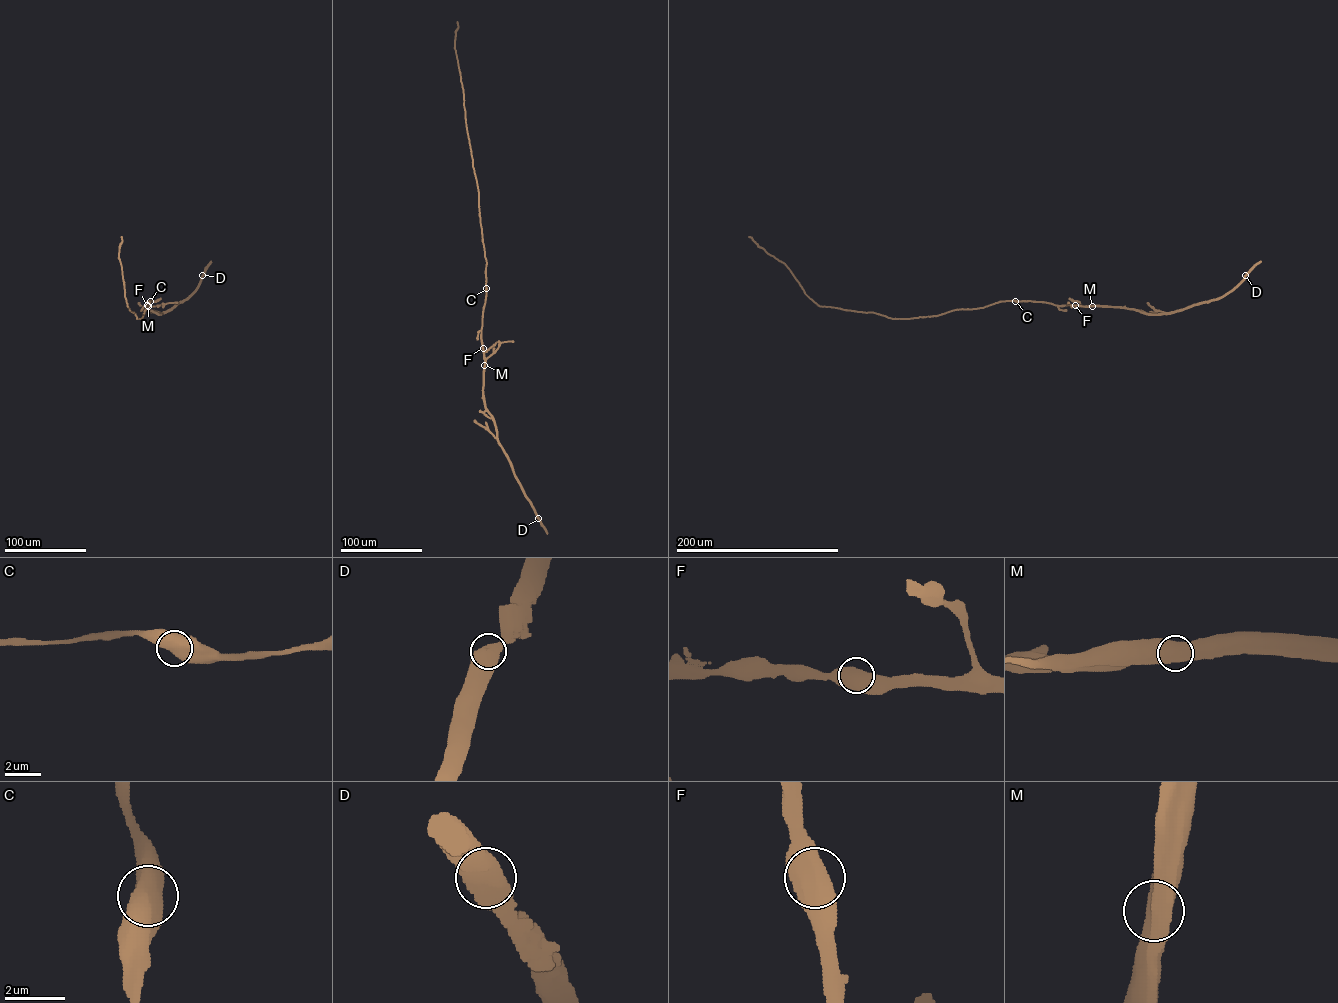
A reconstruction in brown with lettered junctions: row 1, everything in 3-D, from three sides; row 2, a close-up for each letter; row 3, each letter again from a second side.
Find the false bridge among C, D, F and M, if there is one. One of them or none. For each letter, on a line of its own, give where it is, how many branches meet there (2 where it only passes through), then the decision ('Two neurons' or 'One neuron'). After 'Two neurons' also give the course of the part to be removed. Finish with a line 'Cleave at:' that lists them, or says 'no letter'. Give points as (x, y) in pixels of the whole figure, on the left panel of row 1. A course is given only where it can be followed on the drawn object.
C: Place: (150, 301). Branches: 2. One neuron
D: Place: (202, 275). Branches: 2. One neuron
F: Place: (147, 305). Branches: 2. One neuron
M: Place: (148, 306). Branches: 2. One neuron
Cleave at: no letter

